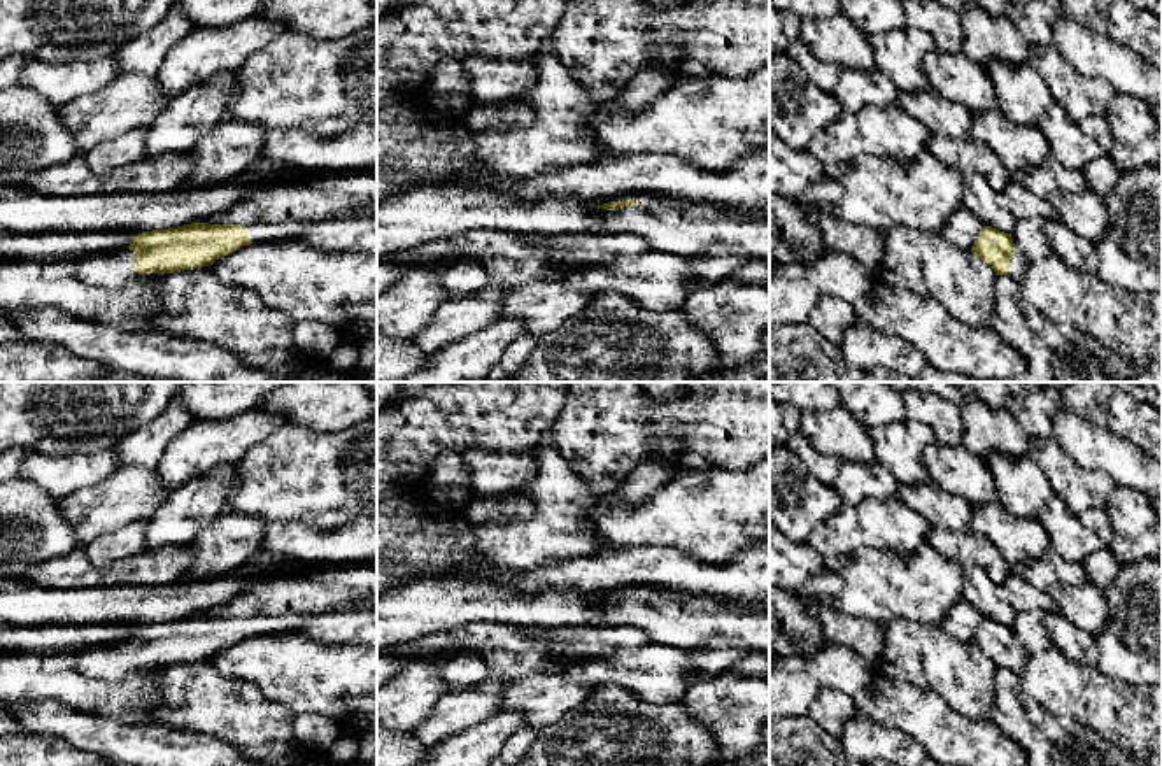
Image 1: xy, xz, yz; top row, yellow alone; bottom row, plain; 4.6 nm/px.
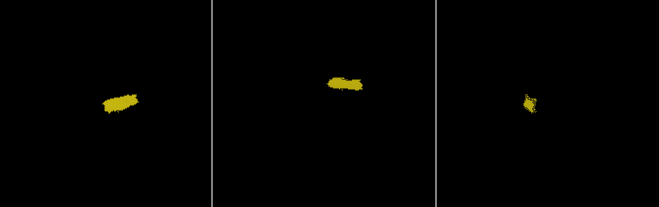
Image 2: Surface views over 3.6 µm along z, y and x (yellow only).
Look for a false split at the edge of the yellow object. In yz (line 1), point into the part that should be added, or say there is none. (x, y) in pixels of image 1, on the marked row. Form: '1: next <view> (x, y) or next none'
1: next none

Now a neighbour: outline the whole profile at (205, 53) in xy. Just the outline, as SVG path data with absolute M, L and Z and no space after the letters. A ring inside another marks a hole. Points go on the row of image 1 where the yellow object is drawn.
M258 14L223 28L195 28L168 51L156 81L170 102L193 86L235 74L256 51L284 32L286 23Z

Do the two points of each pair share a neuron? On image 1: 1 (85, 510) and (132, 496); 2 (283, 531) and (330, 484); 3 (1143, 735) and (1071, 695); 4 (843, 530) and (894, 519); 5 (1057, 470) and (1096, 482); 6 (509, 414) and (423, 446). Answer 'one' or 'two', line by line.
1: one
2: two
3: one
4: one
5: one
6: one

